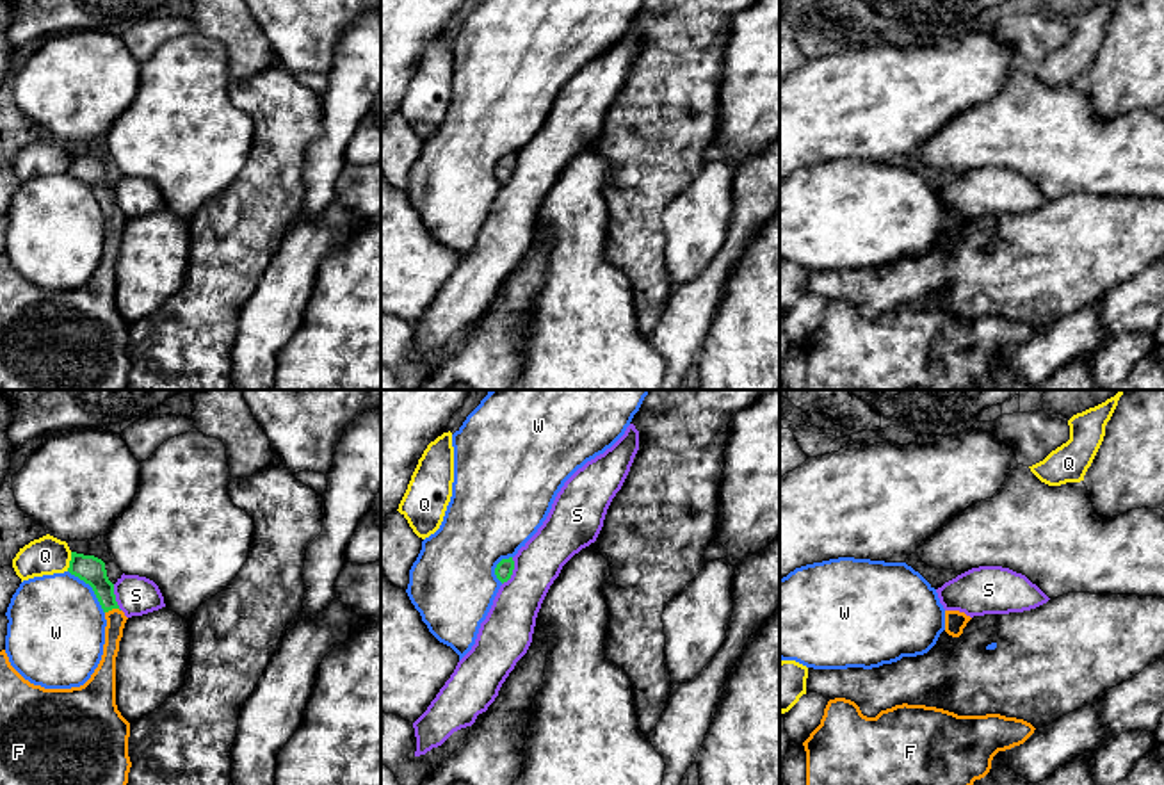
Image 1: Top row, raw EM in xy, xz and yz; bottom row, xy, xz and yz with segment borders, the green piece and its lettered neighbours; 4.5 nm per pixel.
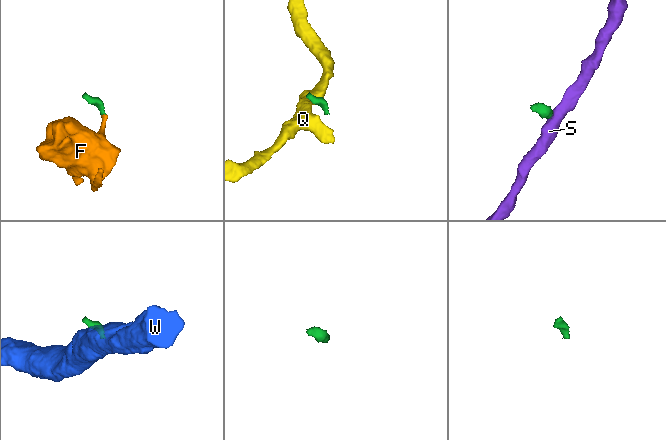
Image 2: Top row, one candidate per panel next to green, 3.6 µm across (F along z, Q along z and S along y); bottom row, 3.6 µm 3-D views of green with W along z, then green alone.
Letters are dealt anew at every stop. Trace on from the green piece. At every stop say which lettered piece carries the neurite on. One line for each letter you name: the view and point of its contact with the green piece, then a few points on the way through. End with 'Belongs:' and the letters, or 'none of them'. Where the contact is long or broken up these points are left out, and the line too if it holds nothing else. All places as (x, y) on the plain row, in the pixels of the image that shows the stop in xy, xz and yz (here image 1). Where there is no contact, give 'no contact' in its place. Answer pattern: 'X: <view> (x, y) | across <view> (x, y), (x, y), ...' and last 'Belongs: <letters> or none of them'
F: xy (113, 209) | across xy (91, 171), (113, 209), (116, 219)
Belongs: F

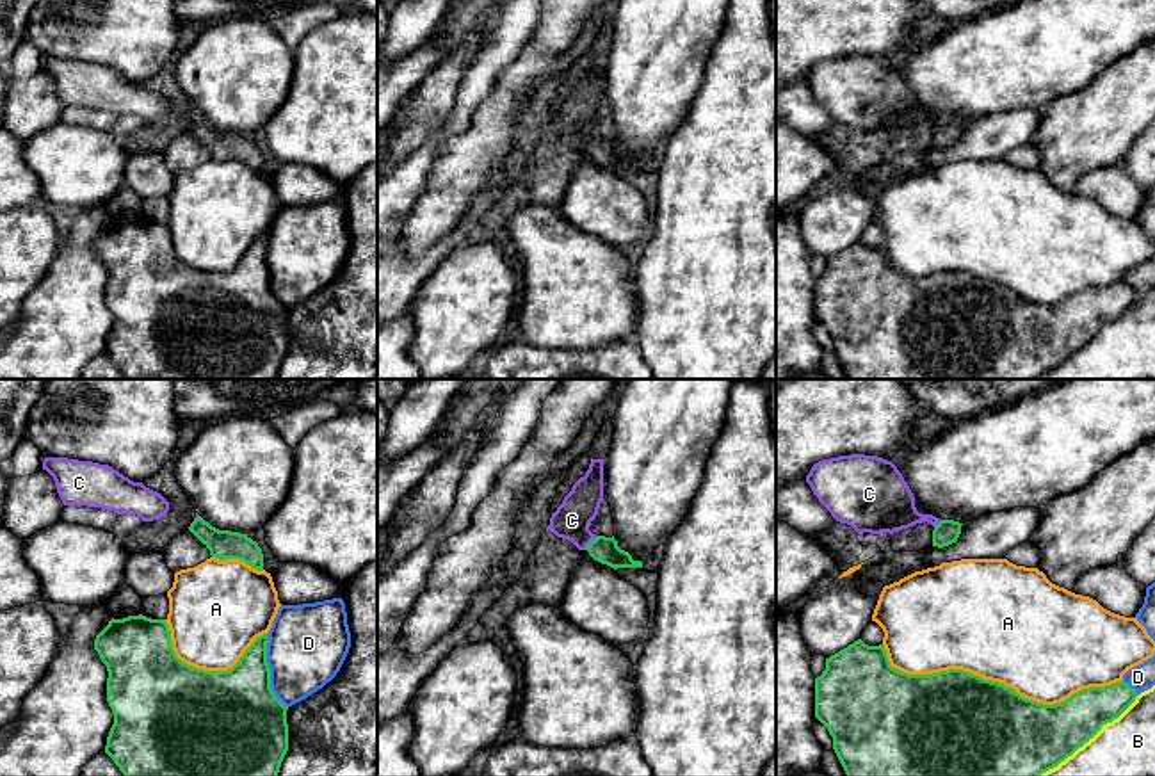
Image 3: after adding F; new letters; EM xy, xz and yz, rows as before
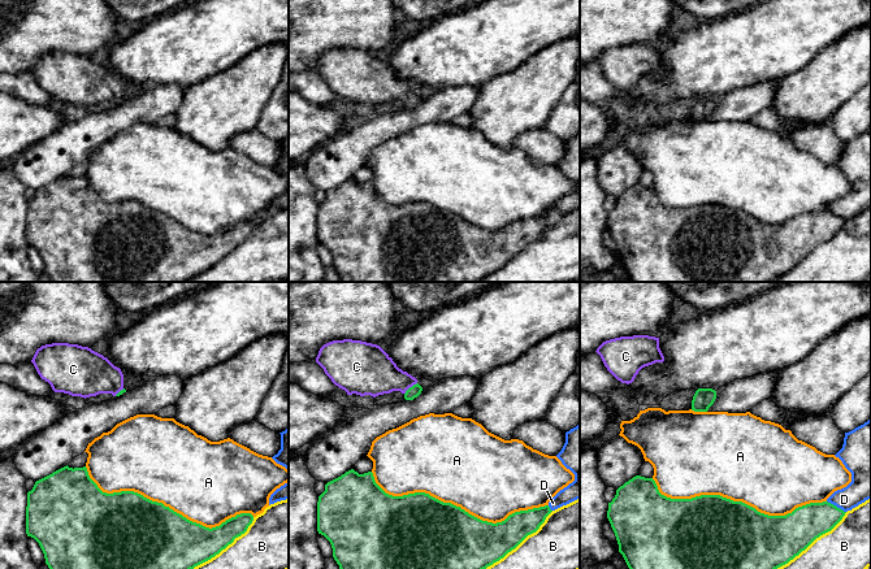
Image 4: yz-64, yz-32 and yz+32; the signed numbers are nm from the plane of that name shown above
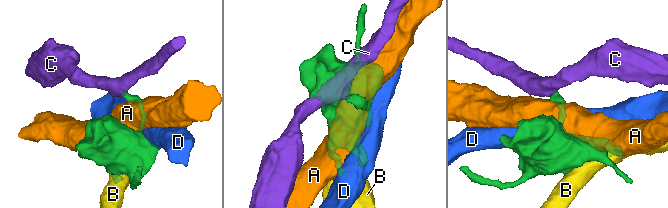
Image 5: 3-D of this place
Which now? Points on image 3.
C: xz (591, 143) | across xz (605, 152), (591, 143), (572, 121)
Belongs: C

